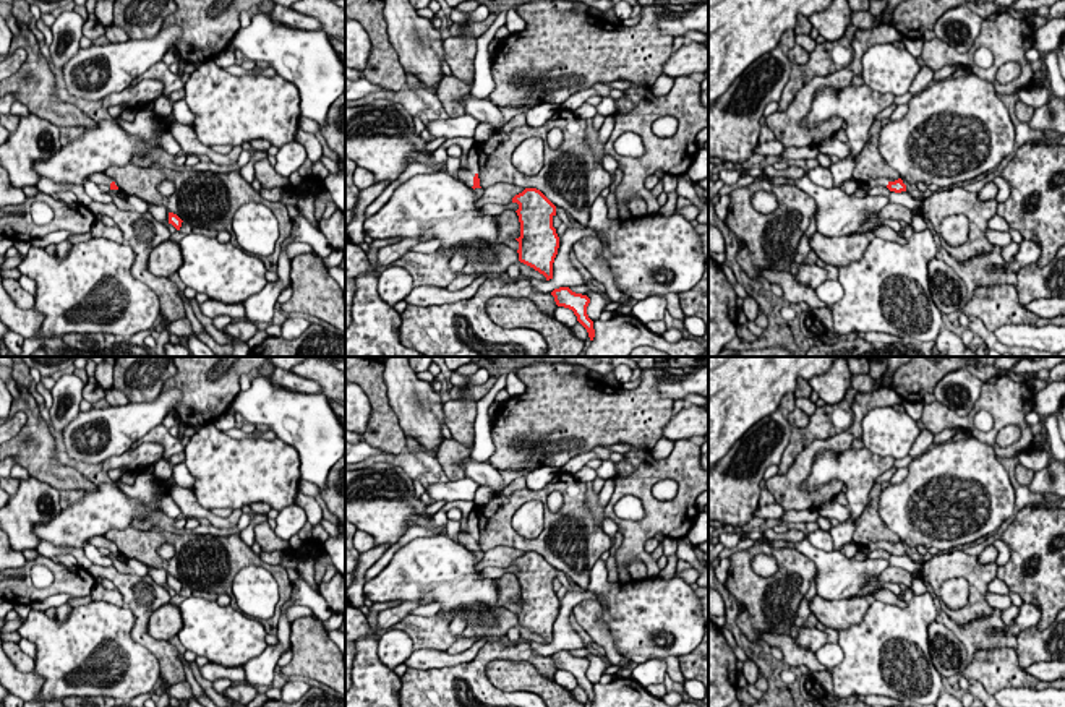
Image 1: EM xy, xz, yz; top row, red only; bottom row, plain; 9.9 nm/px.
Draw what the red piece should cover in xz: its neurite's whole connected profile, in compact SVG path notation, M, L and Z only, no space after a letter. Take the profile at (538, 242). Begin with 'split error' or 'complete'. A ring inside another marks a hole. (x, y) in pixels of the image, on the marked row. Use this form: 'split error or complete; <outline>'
complete; M525 188L512 198L520 222L519 261L553 279L553 263L559 248L559 237L553 227L556 206L537 188Z

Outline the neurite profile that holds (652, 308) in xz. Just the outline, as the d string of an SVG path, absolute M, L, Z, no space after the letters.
M663 295L647 297L632 306L632 316L635 316L644 324L650 321L661 321L666 311L668 302Z

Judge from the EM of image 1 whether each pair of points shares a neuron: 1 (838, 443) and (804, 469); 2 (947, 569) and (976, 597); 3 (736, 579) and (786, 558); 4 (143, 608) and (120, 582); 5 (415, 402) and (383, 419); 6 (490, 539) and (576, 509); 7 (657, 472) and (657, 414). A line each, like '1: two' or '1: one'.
1: one
2: one
3: one
4: one
5: two
6: one
7: two

